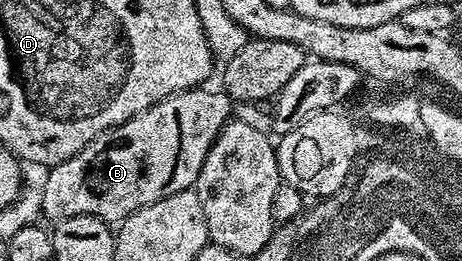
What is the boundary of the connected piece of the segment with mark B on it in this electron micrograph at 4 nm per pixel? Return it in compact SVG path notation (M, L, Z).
M208 89L189 90L168 97L153 105L145 113L131 118L126 125L111 129L96 137L84 151L52 170L45 185L45 205L58 219L70 217L99 217L110 223L124 223L140 209L156 201L190 192L201 178L207 155L217 144L227 124L234 116L235 103L226 92L215 93Z

